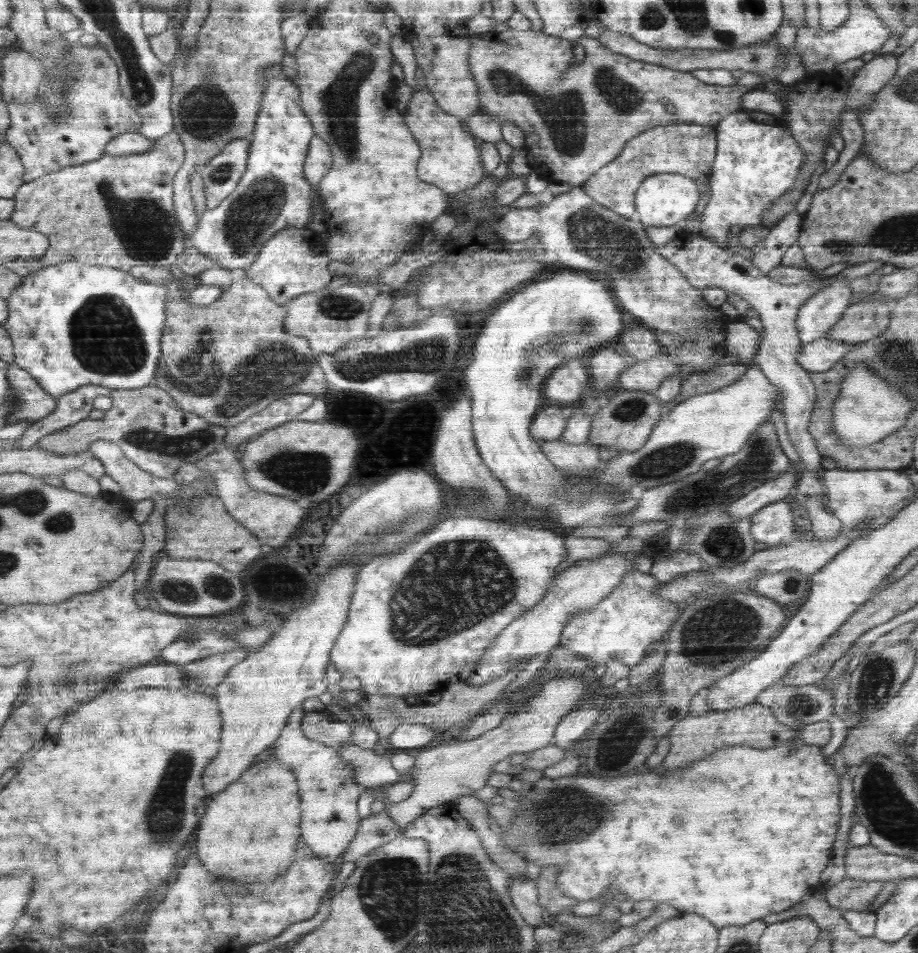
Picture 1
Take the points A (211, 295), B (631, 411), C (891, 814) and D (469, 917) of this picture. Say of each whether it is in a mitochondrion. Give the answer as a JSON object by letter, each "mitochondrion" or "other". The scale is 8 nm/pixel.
{"A":"other","B":"mitochondrion","C":"mitochondrion","D":"mitochondrion"}

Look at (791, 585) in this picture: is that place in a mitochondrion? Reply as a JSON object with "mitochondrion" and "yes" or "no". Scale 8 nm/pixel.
{"mitochondrion":"yes"}

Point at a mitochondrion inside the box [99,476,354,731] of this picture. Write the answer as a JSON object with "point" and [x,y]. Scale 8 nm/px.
{"point":[218,588]}

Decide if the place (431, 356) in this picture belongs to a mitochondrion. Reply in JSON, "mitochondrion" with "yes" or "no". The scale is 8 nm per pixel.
{"mitochondrion":"yes"}

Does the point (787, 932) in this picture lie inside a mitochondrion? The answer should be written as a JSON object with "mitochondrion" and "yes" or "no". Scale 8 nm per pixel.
{"mitochondrion":"no"}

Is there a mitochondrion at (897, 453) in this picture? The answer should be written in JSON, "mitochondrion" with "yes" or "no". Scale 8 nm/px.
{"mitochondrion":"no"}

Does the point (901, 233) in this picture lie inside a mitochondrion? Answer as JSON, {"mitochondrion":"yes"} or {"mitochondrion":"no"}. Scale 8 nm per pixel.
{"mitochondrion":"yes"}

